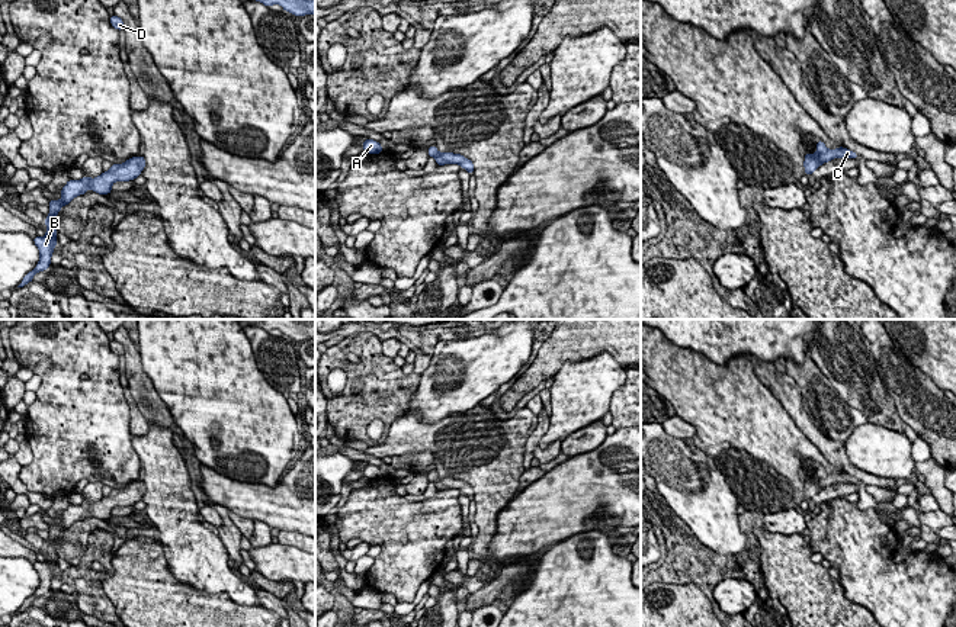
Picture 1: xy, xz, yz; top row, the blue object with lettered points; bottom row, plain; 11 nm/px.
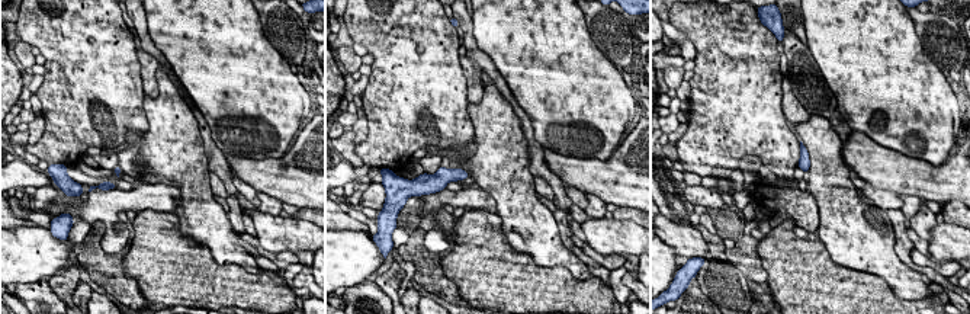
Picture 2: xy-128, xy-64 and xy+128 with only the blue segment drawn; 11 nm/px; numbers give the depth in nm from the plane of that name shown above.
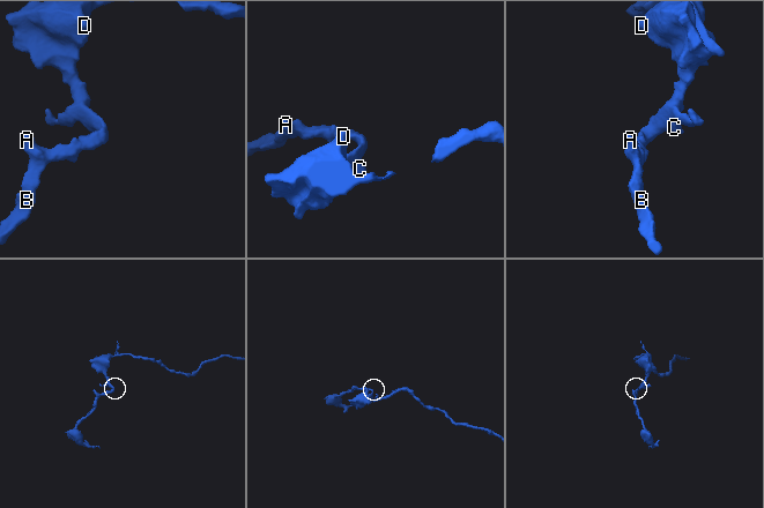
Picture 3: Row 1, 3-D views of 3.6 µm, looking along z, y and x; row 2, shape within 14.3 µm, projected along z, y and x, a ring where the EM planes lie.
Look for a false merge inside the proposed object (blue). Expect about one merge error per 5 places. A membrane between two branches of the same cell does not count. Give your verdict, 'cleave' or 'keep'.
keep

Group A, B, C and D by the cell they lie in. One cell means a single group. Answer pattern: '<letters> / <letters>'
A B C D

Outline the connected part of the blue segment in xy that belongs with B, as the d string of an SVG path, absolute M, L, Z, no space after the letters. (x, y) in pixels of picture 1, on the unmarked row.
M139 480L129 483L122 489L112 489L112 493L103 496L99 502L90 504L87 501L83 501L81 505L68 505L61 515L61 524L49 525L49 538L44 547L46 550L45 560L33 563L35 570L39 573L39 588L23 602L22 608L17 612L26 611L29 607L33 605L33 601L36 598L45 597L51 591L54 572L58 570L55 543L62 531L68 530L76 521L87 518L89 514L92 514L94 518L106 521L110 518L112 509L115 507L129 507L137 504L138 501L141 501L144 492L144 480Z

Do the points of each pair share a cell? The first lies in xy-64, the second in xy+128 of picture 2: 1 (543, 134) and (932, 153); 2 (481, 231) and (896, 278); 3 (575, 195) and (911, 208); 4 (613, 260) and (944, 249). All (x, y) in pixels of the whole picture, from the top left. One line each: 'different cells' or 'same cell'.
1: same cell
2: different cells
3: same cell
4: different cells

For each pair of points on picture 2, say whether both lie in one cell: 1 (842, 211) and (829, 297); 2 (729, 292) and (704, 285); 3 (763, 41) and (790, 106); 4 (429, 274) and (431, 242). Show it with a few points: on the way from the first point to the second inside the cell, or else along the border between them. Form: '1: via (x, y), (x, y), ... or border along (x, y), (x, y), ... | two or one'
1: border along (818, 237), (837, 263), (867, 274) | two
2: via (723, 292), (710, 291) | one
3: border along (781, 77), (781, 112), (789, 121) | two
4: border along (423, 244), (437, 253) | two

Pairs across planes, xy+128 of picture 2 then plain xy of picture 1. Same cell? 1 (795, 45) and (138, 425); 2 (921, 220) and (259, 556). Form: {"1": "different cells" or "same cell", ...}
{"1": "different cells", "2": "different cells"}

